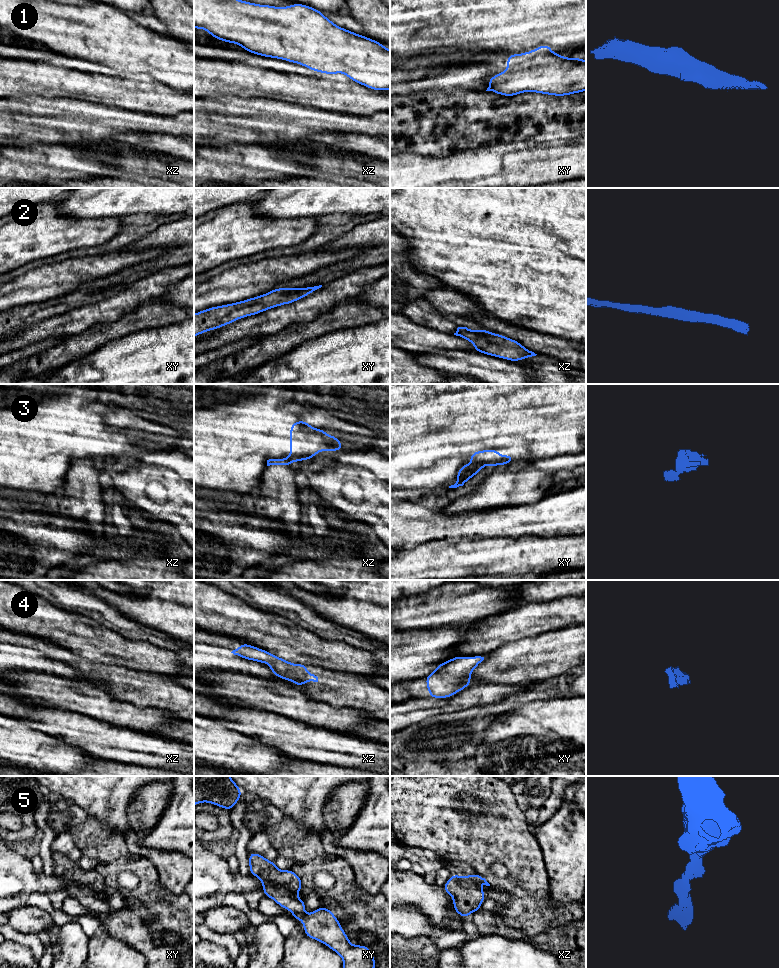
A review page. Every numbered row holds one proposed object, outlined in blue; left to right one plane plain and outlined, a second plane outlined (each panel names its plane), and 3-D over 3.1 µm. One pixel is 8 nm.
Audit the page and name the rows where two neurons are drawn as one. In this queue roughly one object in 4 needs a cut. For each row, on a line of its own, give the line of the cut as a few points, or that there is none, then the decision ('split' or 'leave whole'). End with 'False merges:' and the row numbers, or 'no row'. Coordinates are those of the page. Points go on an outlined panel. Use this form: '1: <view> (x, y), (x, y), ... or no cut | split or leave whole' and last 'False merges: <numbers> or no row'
1: no cut | leave whole
2: no cut | leave whole
3: xy (475, 461), (484, 465) | split
4: no cut | leave whole
5: no cut | leave whole
False merges: 3

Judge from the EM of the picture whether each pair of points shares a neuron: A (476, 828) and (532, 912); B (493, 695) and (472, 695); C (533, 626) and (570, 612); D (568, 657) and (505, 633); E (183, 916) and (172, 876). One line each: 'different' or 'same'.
A: same
B: same
C: same
D: different
E: different

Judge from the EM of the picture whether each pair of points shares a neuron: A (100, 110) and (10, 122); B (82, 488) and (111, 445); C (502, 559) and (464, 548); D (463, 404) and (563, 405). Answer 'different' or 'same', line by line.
A: same
B: different
C: same
D: same

